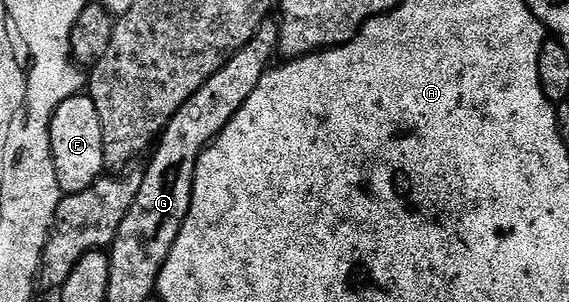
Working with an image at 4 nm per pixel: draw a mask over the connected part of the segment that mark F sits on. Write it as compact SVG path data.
M77 95L66 99L54 111L50 131L50 147L54 155L54 171L58 171L58 187L61 194L86 191L105 172L102 151L102 123L98 119L98 107L91 96Z

